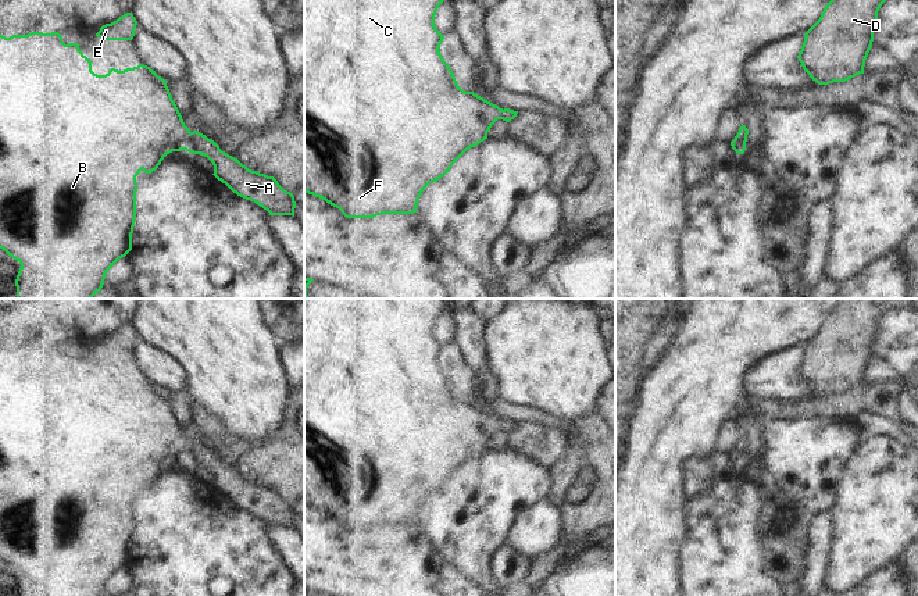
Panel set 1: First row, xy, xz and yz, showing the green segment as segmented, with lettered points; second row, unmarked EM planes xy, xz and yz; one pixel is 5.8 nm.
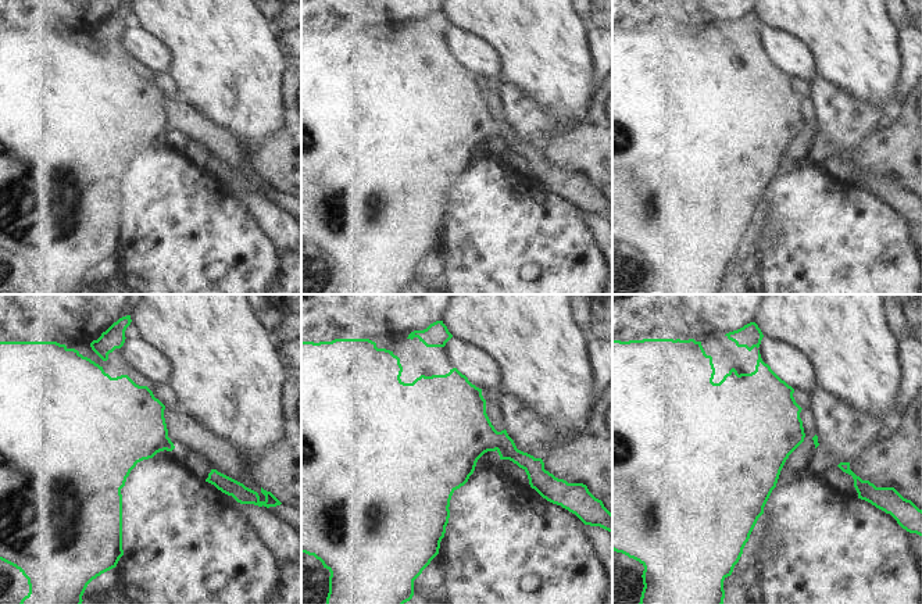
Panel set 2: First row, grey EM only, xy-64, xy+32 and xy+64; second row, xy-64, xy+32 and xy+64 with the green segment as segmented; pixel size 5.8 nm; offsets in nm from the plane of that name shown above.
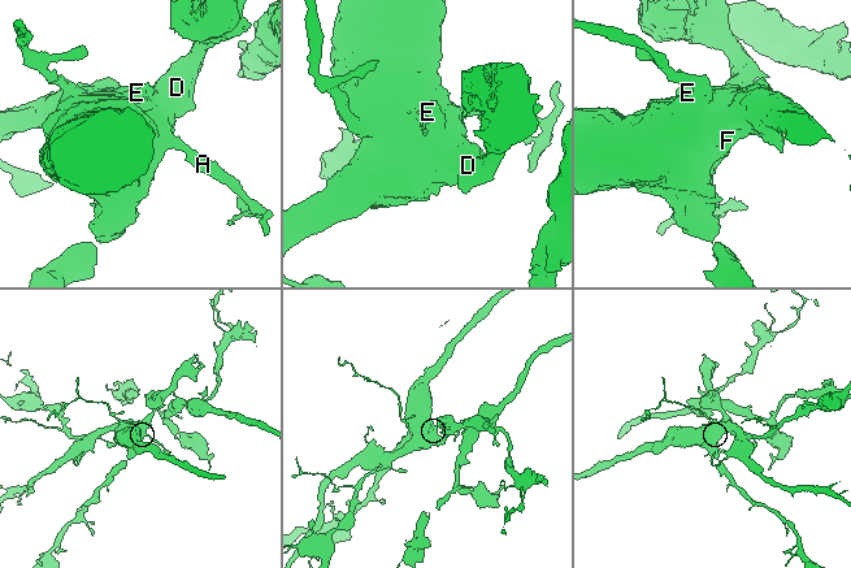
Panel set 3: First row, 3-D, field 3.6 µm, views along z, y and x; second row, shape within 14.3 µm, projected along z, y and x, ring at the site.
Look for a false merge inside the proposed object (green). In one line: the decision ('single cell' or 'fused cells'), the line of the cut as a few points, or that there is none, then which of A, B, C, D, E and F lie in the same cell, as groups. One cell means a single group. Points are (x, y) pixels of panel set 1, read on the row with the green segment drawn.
single cell; cut none; groups A B C D E F

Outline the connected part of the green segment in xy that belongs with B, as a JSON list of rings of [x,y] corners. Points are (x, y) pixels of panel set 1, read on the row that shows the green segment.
[[[31,32],[10,38],[0,35],[0,249],[21,264],[15,279],[17,299],[92,299],[100,292],[107,271],[132,250],[132,233],[136,220],[136,176],[142,169],[151,174],[167,154],[181,150],[207,157],[214,165],[212,175],[218,181],[237,196],[267,210],[269,215],[294,217],[296,201],[293,193],[285,190],[274,176],[249,169],[237,158],[222,151],[214,140],[197,131],[192,132],[185,125],[167,81],[150,67],[139,64],[124,71],[111,68],[106,75],[97,75],[92,71],[92,61],[79,50],[79,44],[65,44],[58,32]]]

